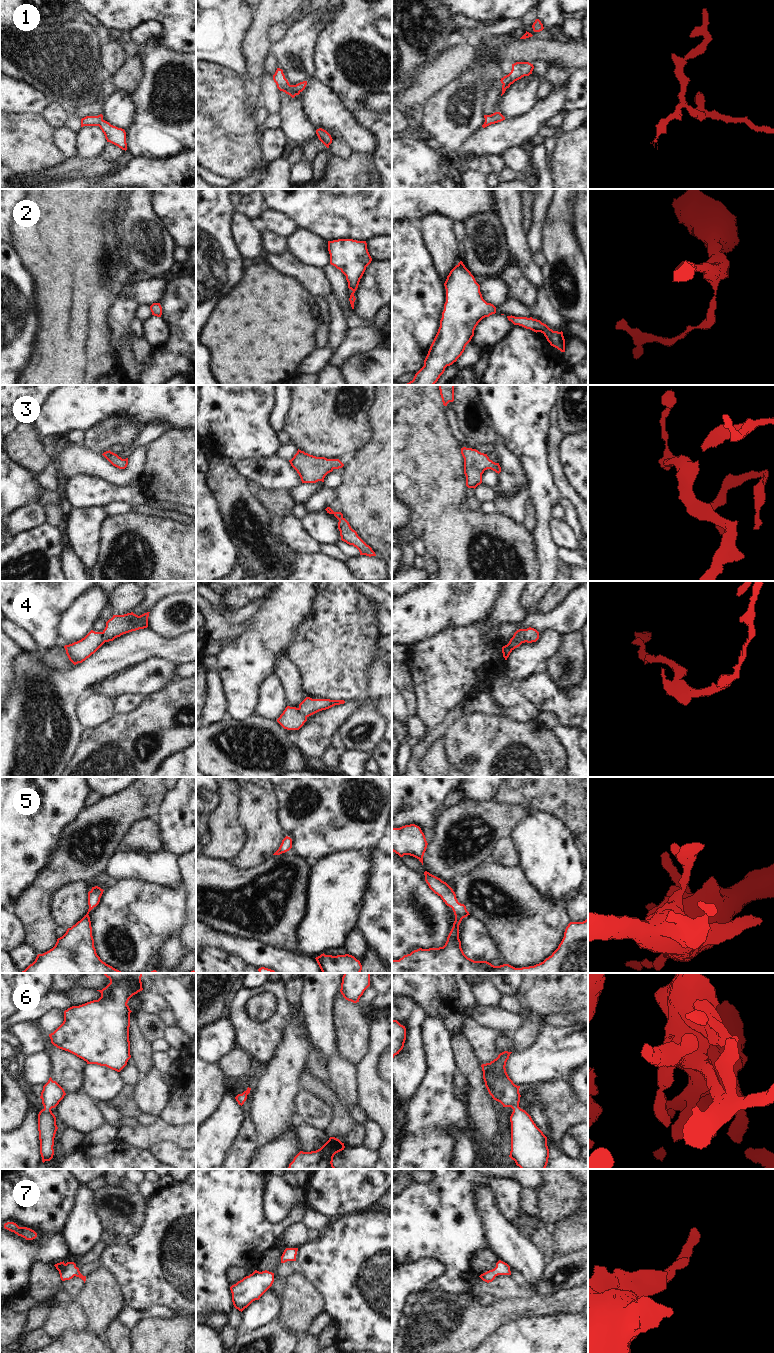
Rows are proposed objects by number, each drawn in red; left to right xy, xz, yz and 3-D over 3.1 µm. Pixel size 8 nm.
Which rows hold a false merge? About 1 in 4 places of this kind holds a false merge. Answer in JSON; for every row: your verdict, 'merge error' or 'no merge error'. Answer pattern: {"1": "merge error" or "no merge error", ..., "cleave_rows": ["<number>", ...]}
{"1": "no merge error", "2": "no merge error", "3": "no merge error", "4": "merge error", "5": "no merge error", "6": "no merge error", "7": "no merge error", "cleave_rows": ["4"]}

